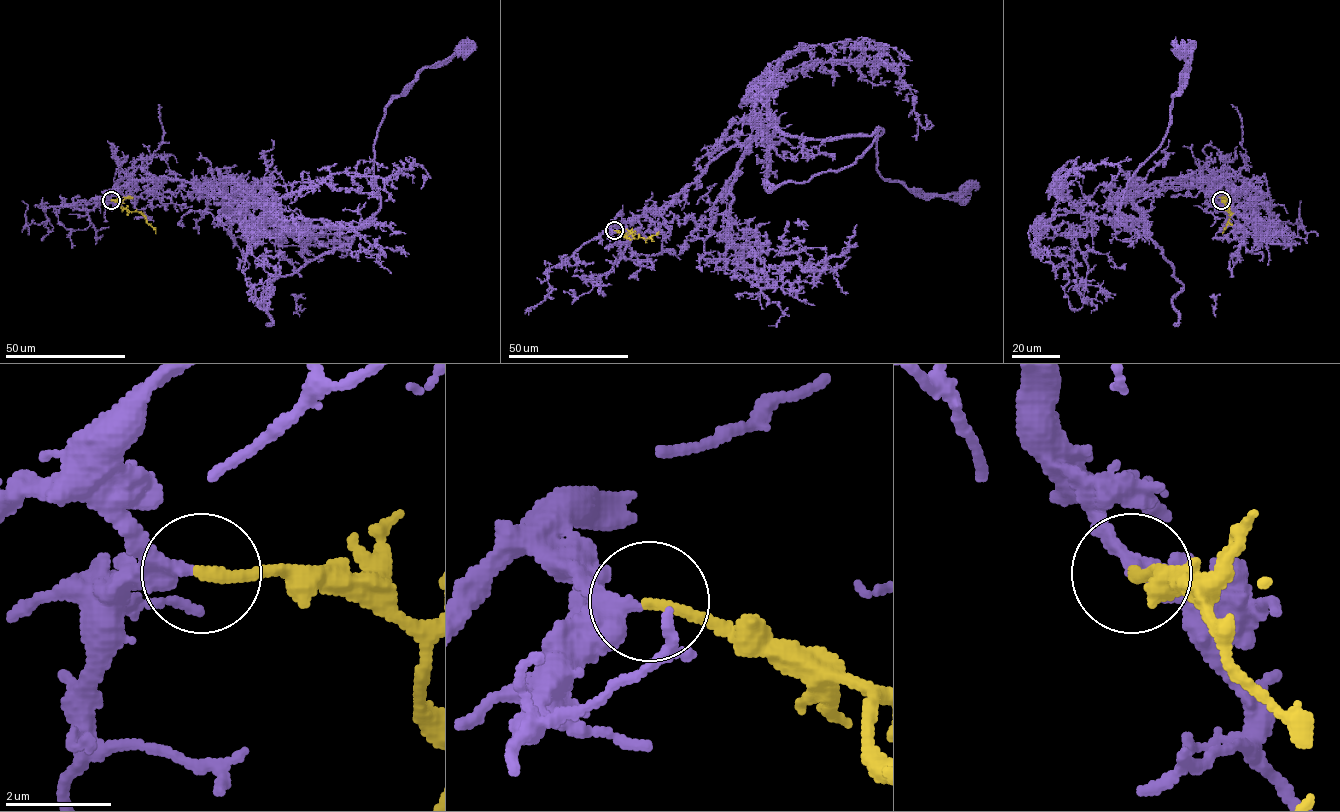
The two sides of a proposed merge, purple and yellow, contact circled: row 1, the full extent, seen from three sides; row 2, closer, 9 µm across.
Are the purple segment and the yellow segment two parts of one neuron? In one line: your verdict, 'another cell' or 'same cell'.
same cell

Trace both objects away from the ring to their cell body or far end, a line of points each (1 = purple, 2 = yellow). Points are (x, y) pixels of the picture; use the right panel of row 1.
1: (1221, 200), (1183, 179), (1129, 196), (1118, 218), (1130, 227), (1123, 193), (1169, 123), (1176, 41)
2: (1221, 200), (1230, 210), (1229, 223), (1222, 233)

